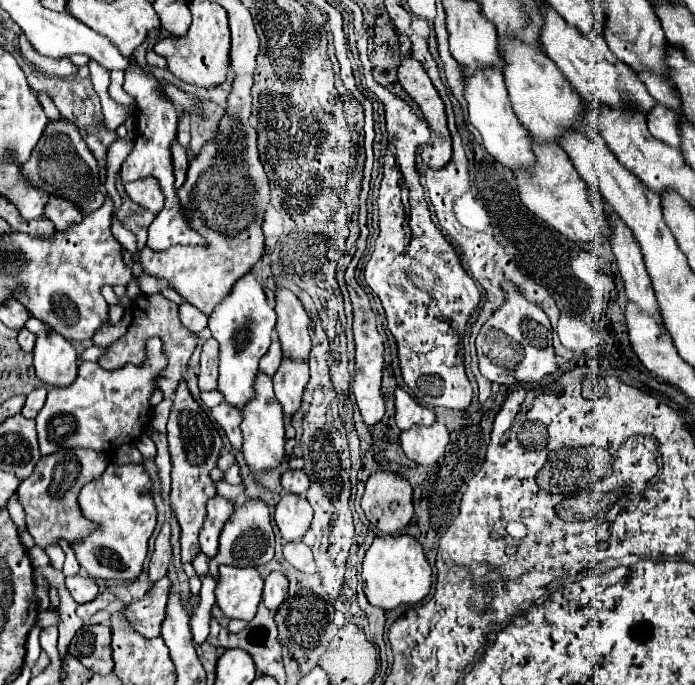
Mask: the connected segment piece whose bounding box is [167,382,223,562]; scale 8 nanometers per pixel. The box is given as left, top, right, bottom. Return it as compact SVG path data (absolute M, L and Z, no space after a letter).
M181 382L175 392L173 408L167 422L167 438L169 438L169 452L171 452L171 508L175 512L175 518L181 526L181 560L191 562L193 556L199 552L199 530L205 518L205 504L209 498L215 496L215 484L209 478L209 472L217 466L219 452L223 448L223 440L219 436L219 430L211 420L207 418L205 410L199 406L199 402L191 396L187 382Z

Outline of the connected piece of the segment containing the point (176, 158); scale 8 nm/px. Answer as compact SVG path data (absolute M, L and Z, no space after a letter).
M173 142L171 154L173 154L173 164L175 164L175 188L179 188L187 176L189 158L187 158L187 150L179 142Z

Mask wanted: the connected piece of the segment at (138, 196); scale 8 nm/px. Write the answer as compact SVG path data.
M143 178L143 180L129 182L129 184L125 184L125 190L133 202L141 204L145 210L149 210L153 214L161 212L163 204L165 204L165 194L155 178Z

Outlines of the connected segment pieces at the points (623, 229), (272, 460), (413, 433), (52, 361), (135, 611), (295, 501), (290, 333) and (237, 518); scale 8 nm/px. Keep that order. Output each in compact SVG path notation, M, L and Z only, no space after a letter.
M613 214L613 224L617 224L617 228L613 228L611 248L613 248L613 254L617 258L619 272L623 276L627 298L631 302L635 302L641 308L641 312L649 314L653 320L657 320L657 324L663 326L661 308L659 308L659 302L655 298L651 278L645 270L639 244L635 242L631 230L615 214Z
M257 372L255 378L255 396L251 402L243 406L243 422L241 422L241 432L243 432L243 454L251 470L267 470L275 468L281 458L285 456L285 432L283 432L283 412L281 404L277 404L277 398L273 394L273 384L271 378L265 372Z
M433 422L431 426L417 424L399 436L401 448L417 464L429 466L433 464L439 456L443 456L445 446L449 444L449 432L445 424Z
M29 318L25 328L37 334L33 364L37 378L49 386L65 388L71 386L77 378L77 352L69 340L61 338L61 334L47 330L39 320Z
M169 576L161 578L153 584L153 588L137 602L131 602L125 608L125 616L129 618L131 626L141 632L145 638L161 636L161 624L165 620L167 600L169 600L171 580Z
M285 494L275 508L275 522L283 536L283 542L301 540L311 526L313 508L303 496Z
M279 288L275 296L277 296L275 330L279 334L283 356L295 362L305 362L311 350L311 338L307 332L309 316L293 292Z
M251 498L243 506L235 508L229 522L225 524L221 538L219 538L219 552L215 558L209 560L209 570L215 576L219 564L237 564L237 566L263 566L273 558L275 548L275 534L271 526L271 514L267 504L261 498Z

